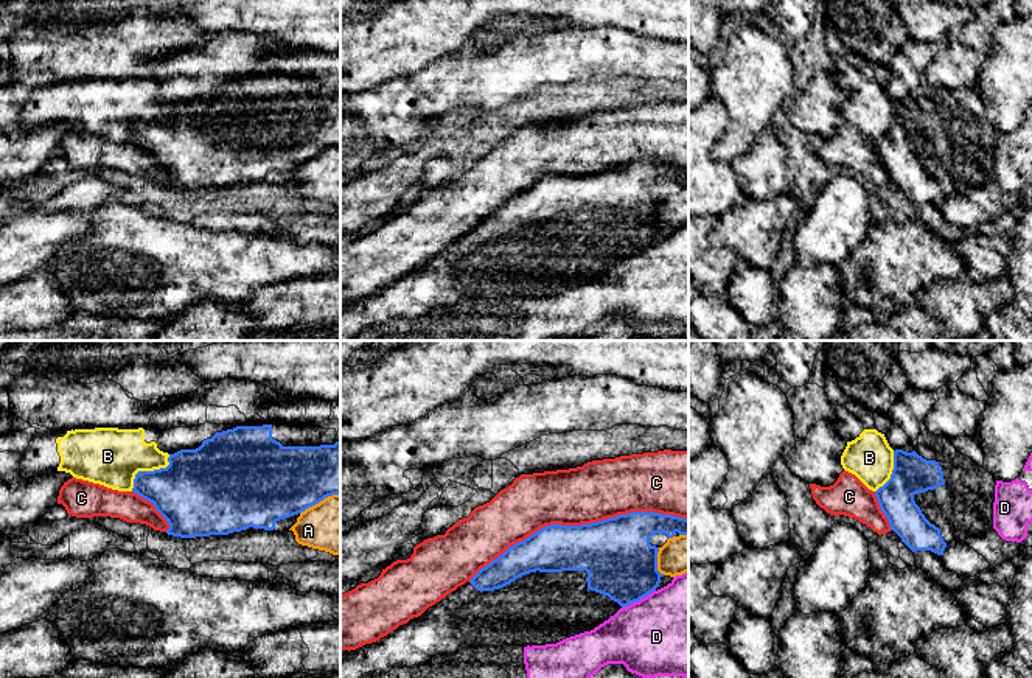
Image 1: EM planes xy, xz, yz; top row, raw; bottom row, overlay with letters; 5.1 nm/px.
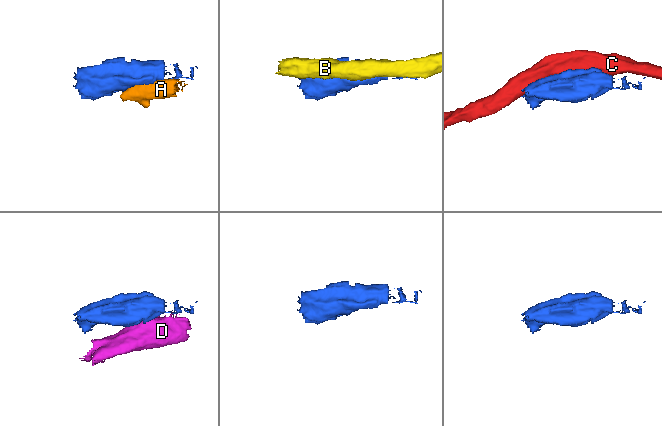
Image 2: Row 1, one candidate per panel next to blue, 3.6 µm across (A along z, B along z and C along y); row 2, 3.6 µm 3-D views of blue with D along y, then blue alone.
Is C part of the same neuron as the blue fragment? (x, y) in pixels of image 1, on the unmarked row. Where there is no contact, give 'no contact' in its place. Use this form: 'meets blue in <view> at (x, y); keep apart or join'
meets blue in xz at (577, 178); keep apart

